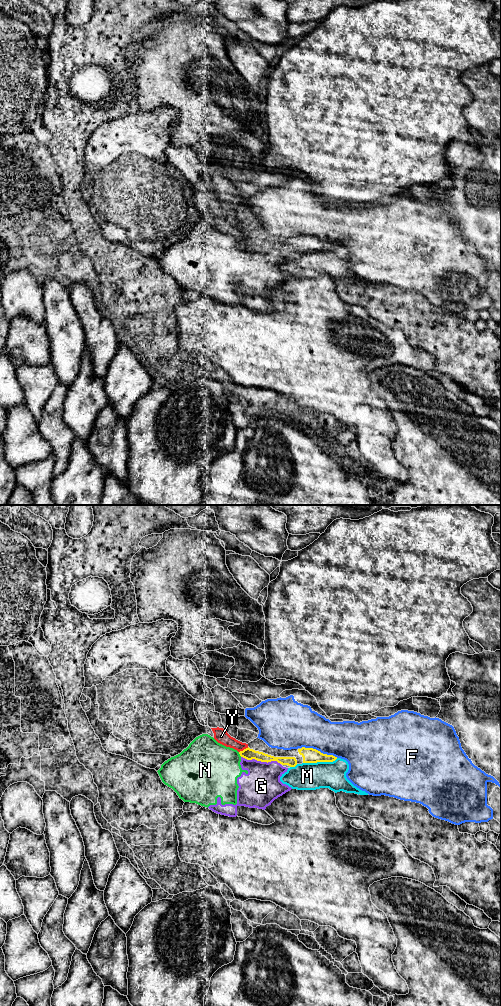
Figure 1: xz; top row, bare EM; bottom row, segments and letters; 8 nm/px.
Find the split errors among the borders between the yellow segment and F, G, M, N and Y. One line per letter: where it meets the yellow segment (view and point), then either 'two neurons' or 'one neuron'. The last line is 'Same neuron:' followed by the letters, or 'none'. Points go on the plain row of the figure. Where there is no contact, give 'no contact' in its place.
F: contact xz (319, 239); two neurons
G: contact xz (261, 249); two neurons
M: contact xz (320, 249); two neurons
N: contact xz (239, 241); two neurons
Y: contact xz (244, 237); two neurons
Same neuron: none

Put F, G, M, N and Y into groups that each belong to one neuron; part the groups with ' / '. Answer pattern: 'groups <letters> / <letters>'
groups F / G N / M / Y

